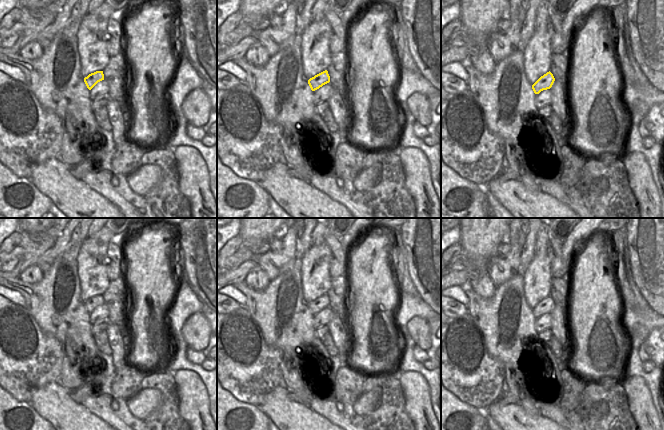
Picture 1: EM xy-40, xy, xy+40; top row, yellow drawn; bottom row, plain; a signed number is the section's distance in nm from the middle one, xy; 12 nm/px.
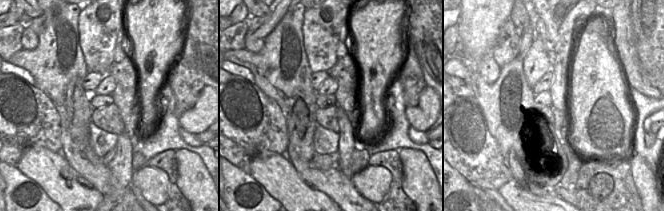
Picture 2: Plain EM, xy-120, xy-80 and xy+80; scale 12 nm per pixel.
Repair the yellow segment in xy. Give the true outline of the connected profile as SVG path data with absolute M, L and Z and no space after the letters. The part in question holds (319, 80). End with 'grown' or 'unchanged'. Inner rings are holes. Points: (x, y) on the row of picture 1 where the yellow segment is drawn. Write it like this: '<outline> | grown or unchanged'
M327 70L315 75L314 77L308 80L308 84L312 91L319 89L320 87L329 82L330 82L330 76Z | unchanged

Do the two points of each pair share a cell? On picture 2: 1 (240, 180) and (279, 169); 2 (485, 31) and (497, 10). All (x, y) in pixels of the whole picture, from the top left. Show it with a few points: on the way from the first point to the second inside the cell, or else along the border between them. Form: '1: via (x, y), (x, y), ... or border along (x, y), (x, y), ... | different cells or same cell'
1: border along (248, 173), (269, 193) | different cells
2: via (485, 26), (485, 22), (492, 15) | same cell

